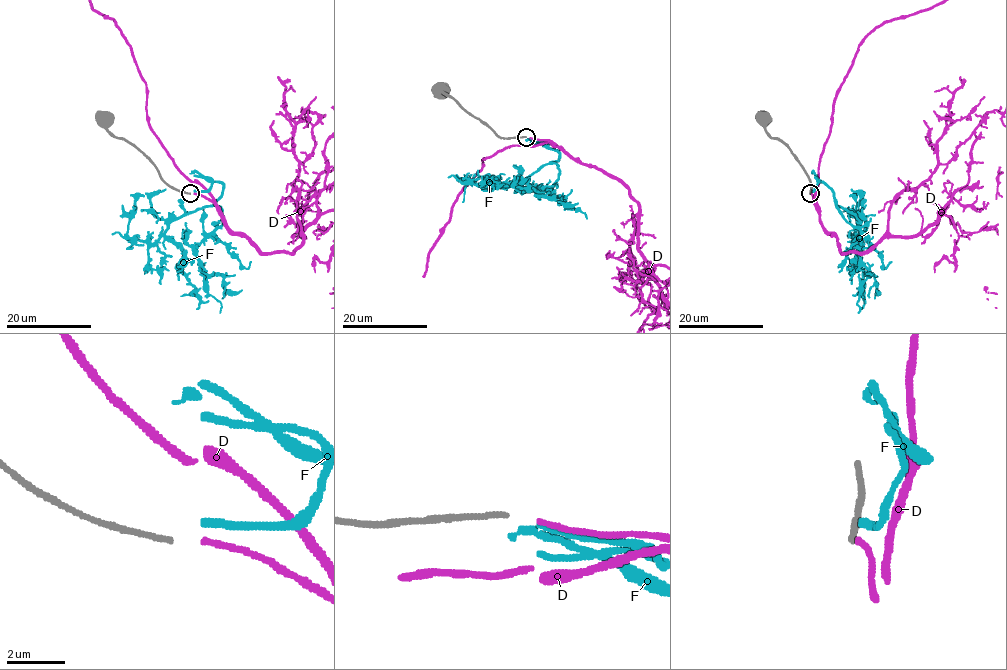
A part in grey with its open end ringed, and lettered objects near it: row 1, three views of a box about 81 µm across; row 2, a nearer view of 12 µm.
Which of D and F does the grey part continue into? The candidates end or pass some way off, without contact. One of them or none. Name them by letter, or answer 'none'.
none

